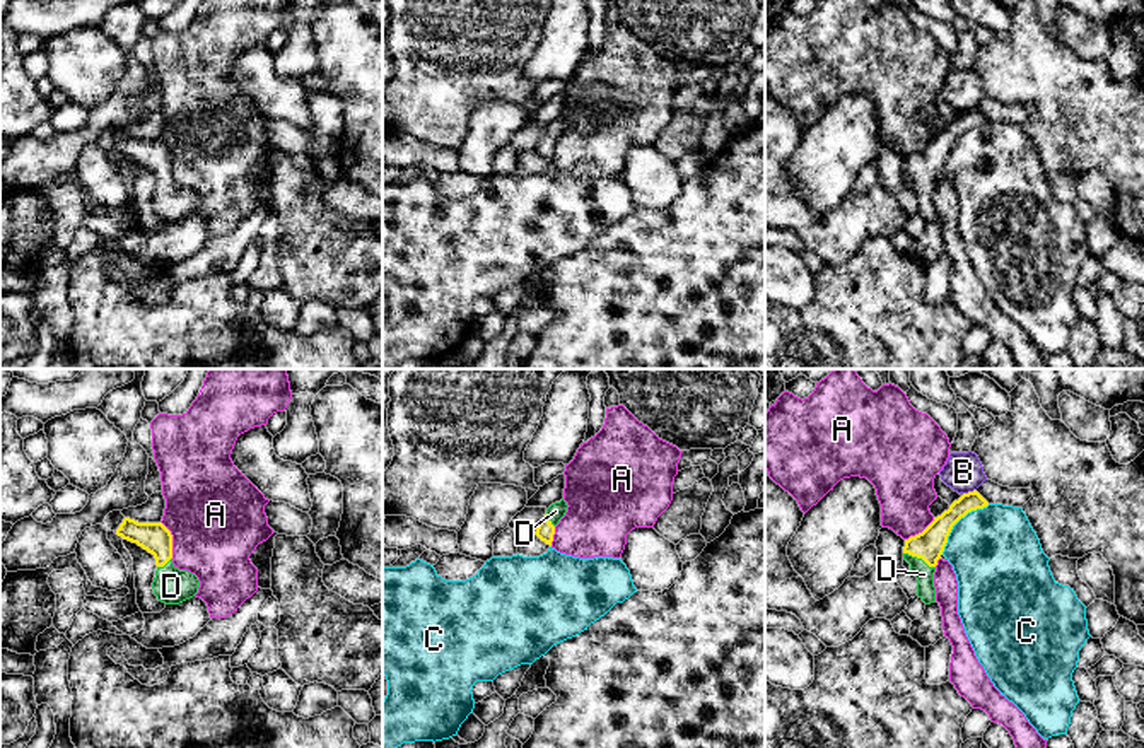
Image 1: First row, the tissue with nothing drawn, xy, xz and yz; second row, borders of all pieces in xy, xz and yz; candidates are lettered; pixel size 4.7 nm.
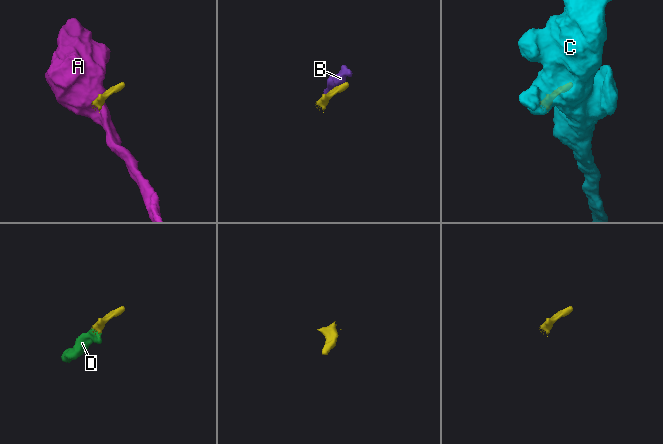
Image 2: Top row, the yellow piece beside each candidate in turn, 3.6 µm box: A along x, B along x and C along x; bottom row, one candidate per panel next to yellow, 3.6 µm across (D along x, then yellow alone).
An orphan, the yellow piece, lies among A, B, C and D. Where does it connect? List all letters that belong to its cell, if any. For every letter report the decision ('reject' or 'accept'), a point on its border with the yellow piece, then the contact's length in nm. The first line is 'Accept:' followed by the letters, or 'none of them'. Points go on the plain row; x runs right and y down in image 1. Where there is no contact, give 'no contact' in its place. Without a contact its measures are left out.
Accept: D
A: reject; meets yellow in xy at (171, 157); contact 190 nm long
B: reject; meets yellow in yz at (968, 110); contact 70 nm long
C: reject; meets yellow in yz at (957, 139); contact 340 nm long
D: accept; meets yellow in yz at (919, 175); contact 170 nm long

